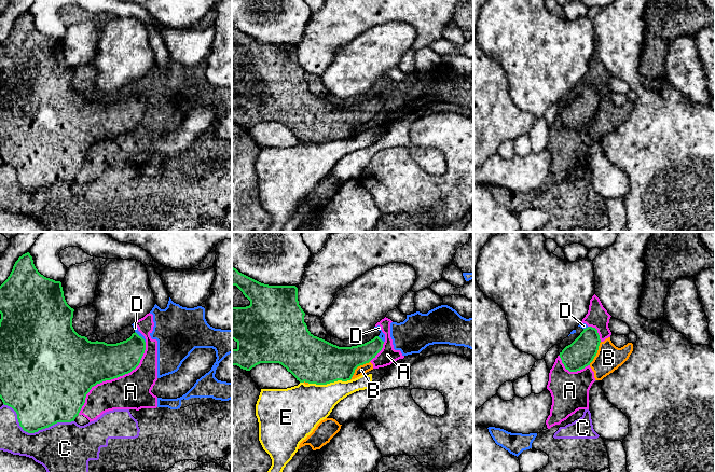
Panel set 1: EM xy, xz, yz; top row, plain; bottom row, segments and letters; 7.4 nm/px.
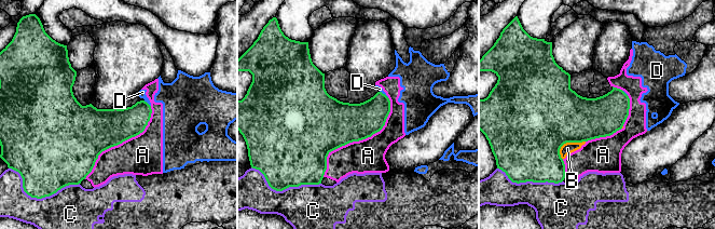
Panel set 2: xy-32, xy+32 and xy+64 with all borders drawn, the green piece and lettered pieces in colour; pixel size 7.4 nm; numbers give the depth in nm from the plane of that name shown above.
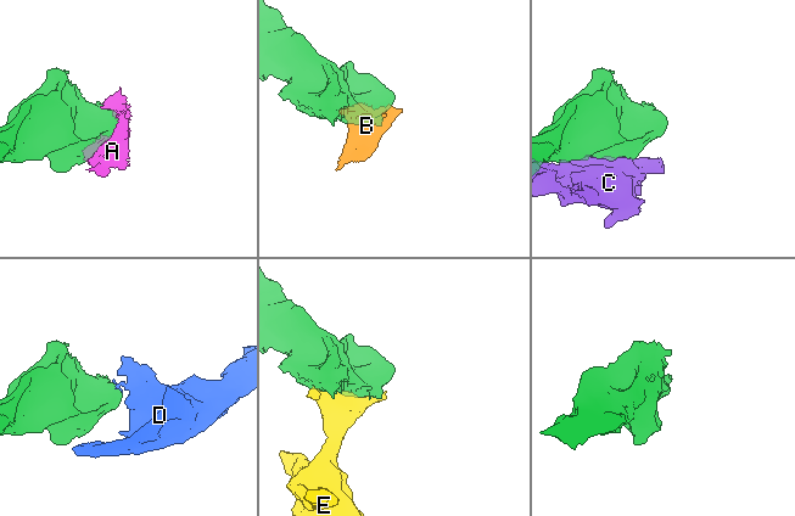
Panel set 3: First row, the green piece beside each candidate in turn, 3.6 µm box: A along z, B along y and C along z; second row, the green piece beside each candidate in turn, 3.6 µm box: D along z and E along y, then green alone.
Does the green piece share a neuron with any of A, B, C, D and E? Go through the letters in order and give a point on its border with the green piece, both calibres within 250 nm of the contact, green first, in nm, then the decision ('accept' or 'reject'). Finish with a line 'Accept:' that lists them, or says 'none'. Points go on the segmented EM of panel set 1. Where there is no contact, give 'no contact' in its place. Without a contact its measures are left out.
A: xy (113, 378) | 360/280 nm | reject
B: xz (357, 366) | 300/70 nm | reject
C: xy (33, 432) | 400/360 nm | reject
D: xy (140, 336) | 240/30 nm | reject
E: xz (329, 383) | 340/320 nm | reject
Accept: none

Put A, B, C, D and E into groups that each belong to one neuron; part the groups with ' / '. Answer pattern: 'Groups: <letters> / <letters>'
Groups: A B D / C / E

